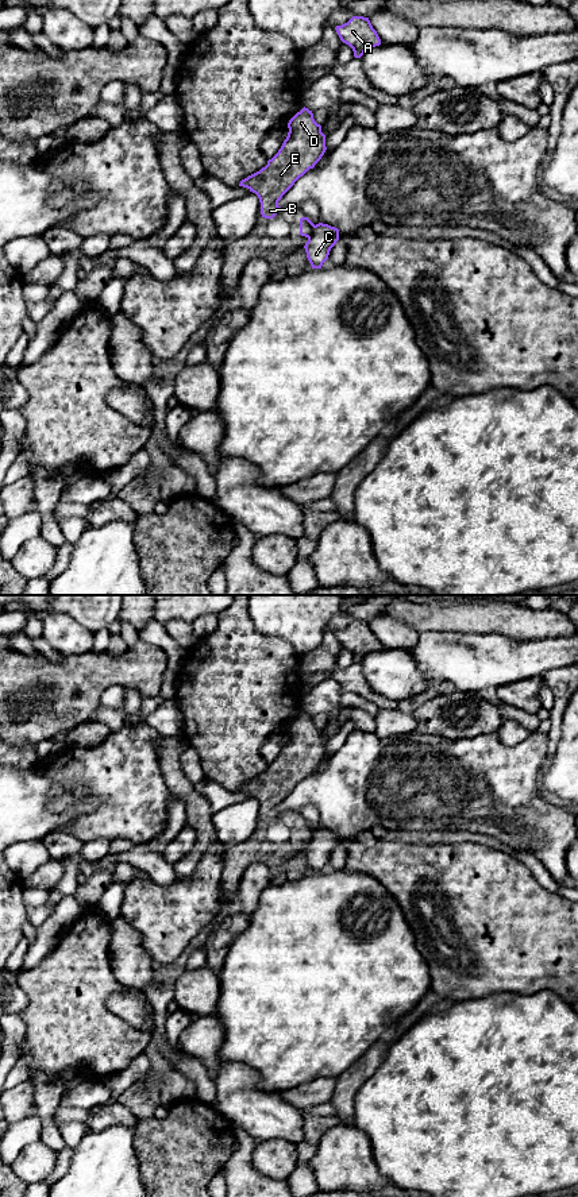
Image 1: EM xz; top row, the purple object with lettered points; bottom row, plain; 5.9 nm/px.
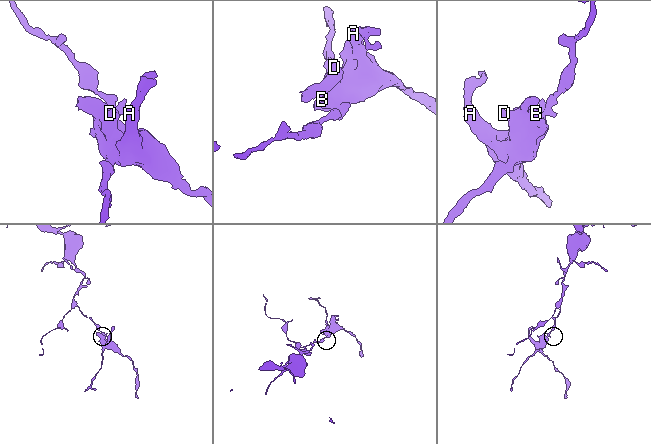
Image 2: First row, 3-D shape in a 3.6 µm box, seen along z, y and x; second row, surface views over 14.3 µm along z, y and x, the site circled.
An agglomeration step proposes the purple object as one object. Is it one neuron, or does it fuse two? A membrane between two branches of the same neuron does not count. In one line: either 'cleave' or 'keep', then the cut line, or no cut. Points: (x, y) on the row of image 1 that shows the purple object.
cleave; cut in xz along (315, 226), (307, 236)

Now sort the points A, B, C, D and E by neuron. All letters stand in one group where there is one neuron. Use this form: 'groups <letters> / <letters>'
groups A B D E / C

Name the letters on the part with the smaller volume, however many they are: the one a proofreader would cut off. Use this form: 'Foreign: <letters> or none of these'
Foreign: A, B, D, E

